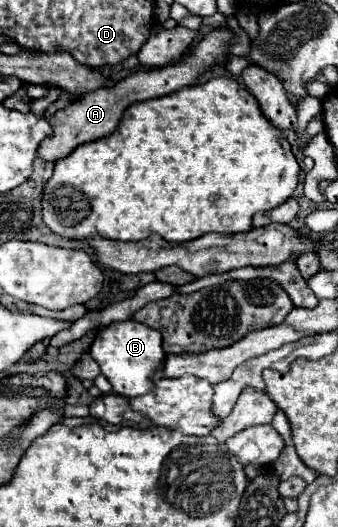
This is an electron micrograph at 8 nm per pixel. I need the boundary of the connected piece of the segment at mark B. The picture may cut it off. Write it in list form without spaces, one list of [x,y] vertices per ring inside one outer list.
[[[124,320],[112,322],[110,326],[98,330],[90,346],[90,356],[98,362],[114,392],[126,398],[134,398],[140,394],[148,394],[148,390],[154,388],[152,376],[156,370],[162,370],[166,352],[162,350],[162,334],[158,330],[148,328],[136,320]]]

